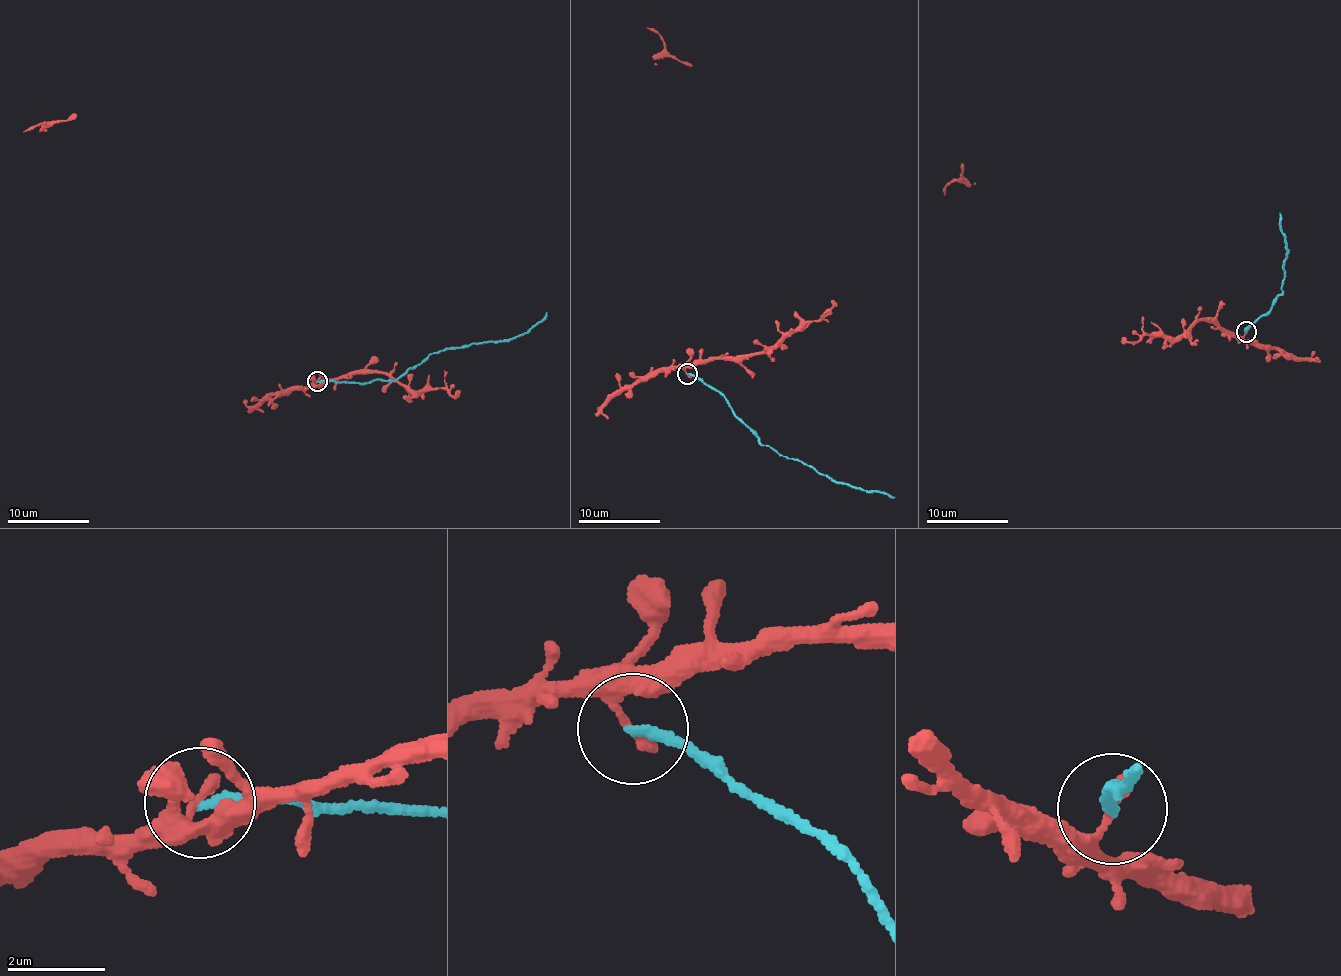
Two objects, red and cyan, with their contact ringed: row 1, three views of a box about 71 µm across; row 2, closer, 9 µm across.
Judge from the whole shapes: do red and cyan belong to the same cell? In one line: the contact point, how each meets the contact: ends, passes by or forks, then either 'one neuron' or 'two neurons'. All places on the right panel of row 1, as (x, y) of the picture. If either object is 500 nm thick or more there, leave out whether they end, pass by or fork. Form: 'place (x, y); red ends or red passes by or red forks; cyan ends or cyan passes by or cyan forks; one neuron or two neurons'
place (1246, 332); red ends; cyan ends; two neurons

